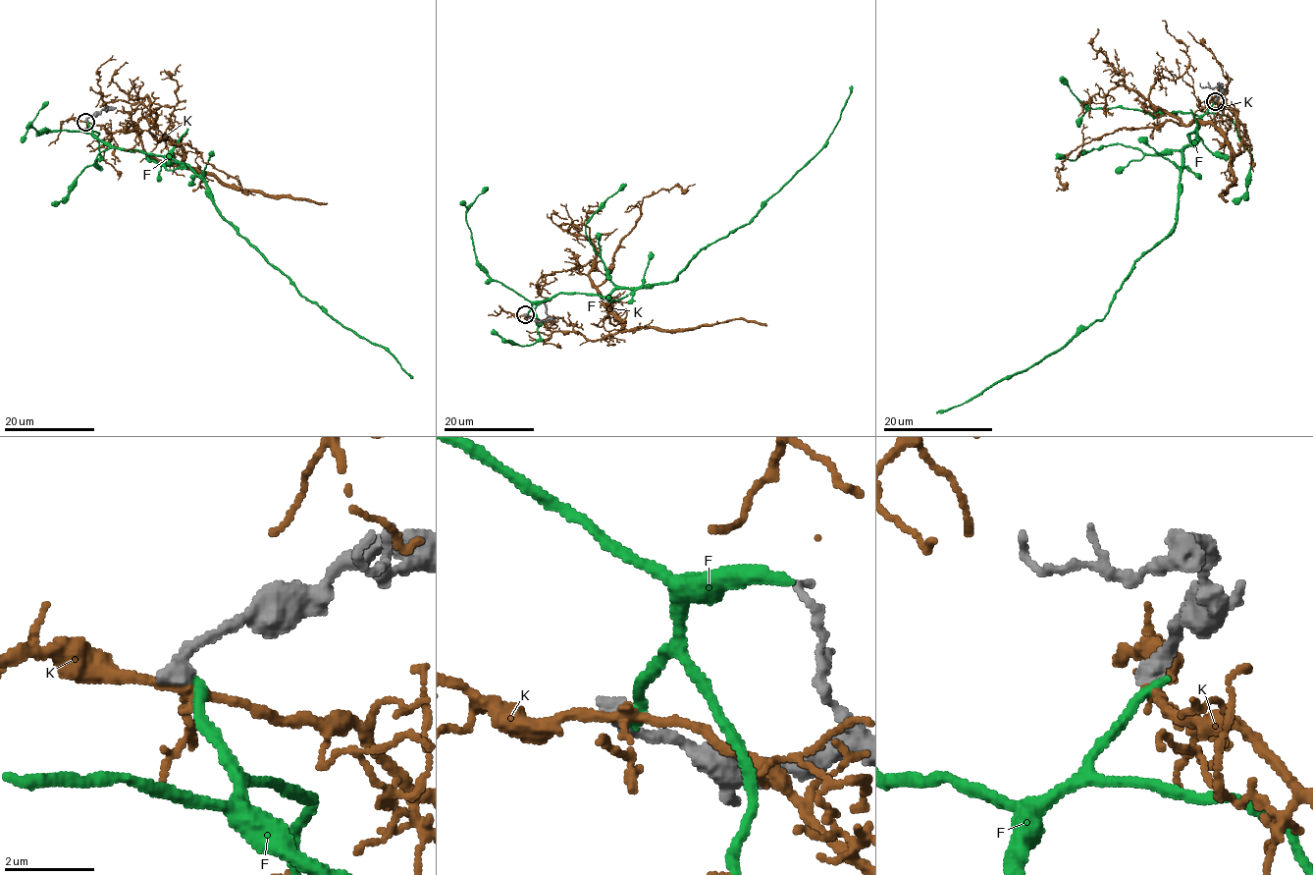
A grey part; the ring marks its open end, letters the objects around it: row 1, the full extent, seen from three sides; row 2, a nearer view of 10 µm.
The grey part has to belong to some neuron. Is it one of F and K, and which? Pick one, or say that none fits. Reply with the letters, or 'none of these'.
none of these

